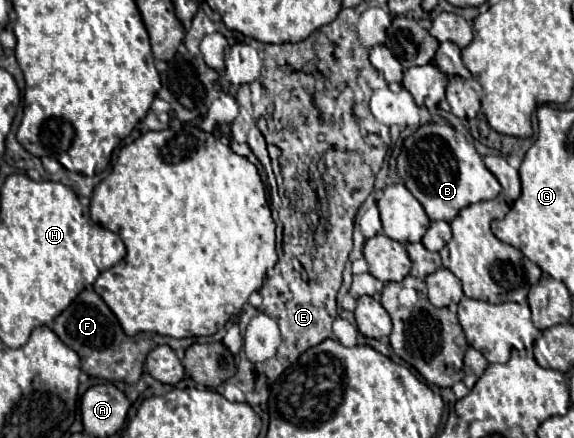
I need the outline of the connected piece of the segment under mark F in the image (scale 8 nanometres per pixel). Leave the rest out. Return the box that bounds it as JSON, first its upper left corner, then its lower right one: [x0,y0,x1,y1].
[52,289,152,383]

